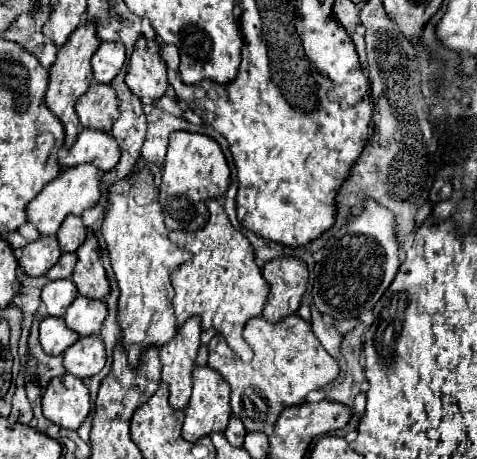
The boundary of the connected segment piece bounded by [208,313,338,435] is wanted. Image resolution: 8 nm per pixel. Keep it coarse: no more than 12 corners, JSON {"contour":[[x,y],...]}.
{"contour":[[296,313],[244,327],[236,359],[222,335],[208,365],[232,389],[246,431],[270,435],[286,407],[338,377]]}

